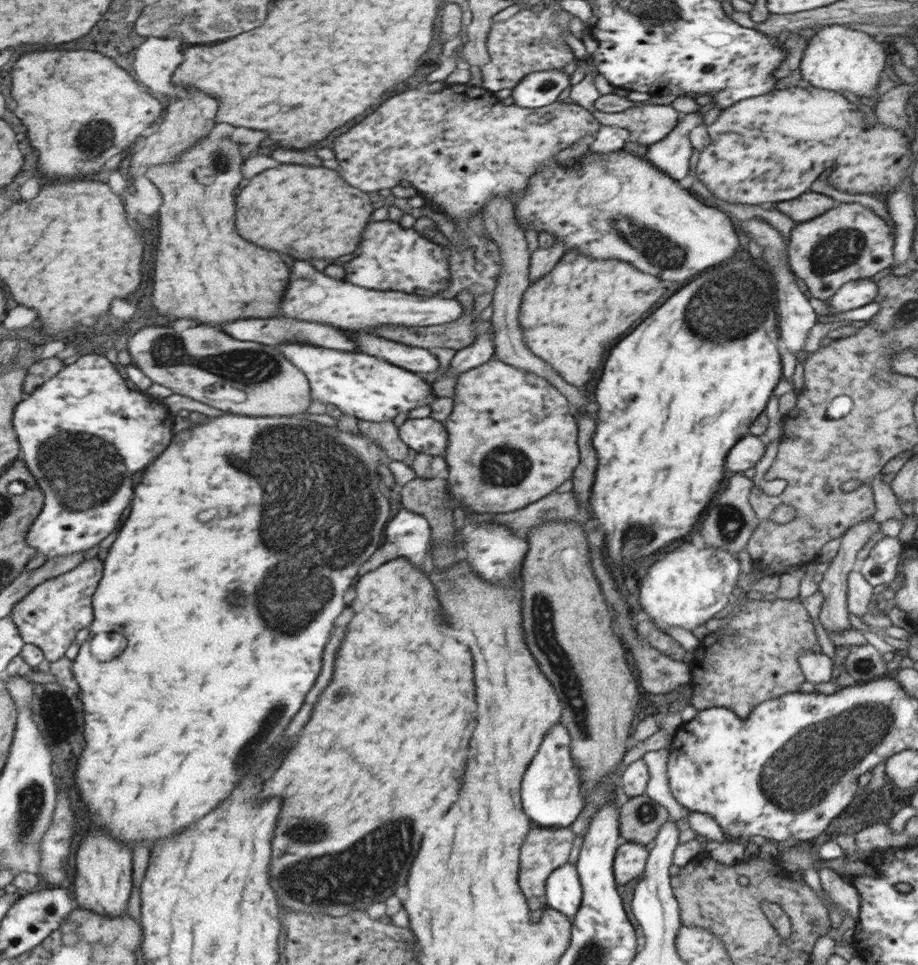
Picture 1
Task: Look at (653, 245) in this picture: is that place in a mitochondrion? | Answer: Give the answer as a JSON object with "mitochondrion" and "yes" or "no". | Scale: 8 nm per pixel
{"mitochondrion":"yes"}

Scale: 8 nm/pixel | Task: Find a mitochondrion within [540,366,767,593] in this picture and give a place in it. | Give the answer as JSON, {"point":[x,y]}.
{"point":[731,519]}

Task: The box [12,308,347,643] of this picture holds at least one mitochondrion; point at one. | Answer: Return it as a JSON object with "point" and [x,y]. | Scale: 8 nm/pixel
{"point":[83,474]}

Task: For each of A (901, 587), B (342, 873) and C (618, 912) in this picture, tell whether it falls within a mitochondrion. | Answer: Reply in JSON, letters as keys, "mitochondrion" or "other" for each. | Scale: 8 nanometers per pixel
{"A":"other","B":"mitochondrion","C":"other"}

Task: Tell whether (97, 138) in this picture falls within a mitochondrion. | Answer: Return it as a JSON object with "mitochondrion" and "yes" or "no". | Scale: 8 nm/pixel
{"mitochondrion":"yes"}

